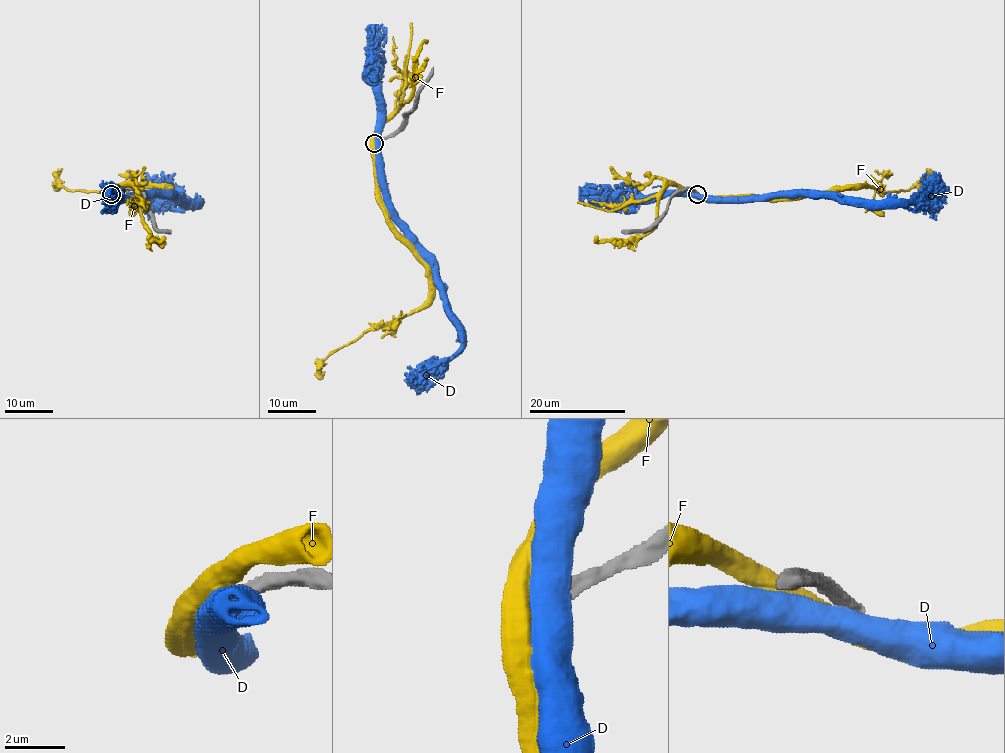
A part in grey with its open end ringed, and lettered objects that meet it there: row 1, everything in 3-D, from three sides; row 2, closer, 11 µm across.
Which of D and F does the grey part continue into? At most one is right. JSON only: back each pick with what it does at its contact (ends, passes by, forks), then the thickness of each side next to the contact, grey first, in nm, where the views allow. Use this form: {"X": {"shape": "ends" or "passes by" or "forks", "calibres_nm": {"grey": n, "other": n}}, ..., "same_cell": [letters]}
{"same_cell": []}

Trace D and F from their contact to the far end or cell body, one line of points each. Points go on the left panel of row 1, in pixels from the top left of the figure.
D: (113, 193), (118, 198), (171, 195), (198, 201), (189, 201), (172, 185), (152, 179), (144, 173)
F: (110, 194), (137, 198), (161, 195), (166, 189), (138, 187), (107, 192), (68, 191), (57, 175), (62, 168)

